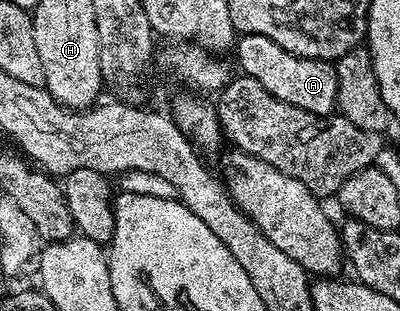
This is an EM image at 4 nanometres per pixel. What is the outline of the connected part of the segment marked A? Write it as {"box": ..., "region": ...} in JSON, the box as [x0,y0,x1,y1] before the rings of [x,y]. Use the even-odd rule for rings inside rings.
{"box":[237,34,338,116],"region":[[[242,34],[237,37],[238,64],[245,75],[256,78],[268,94],[280,98],[280,102],[288,102],[292,106],[300,106],[300,110],[308,110],[312,114],[329,116],[338,106],[338,79],[334,64],[329,60],[304,58],[284,50],[284,46],[276,46],[272,38],[264,38],[264,34]]]}

